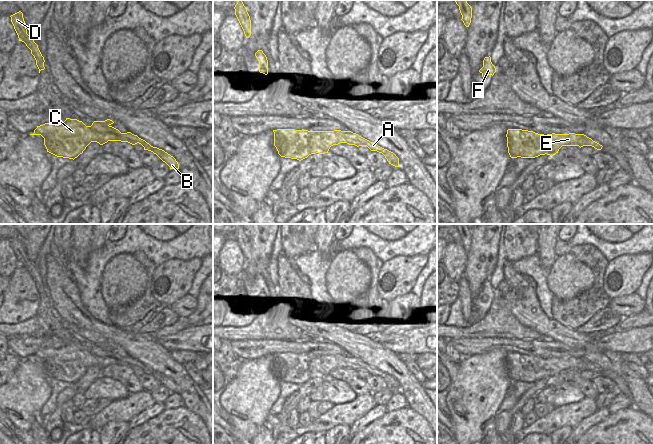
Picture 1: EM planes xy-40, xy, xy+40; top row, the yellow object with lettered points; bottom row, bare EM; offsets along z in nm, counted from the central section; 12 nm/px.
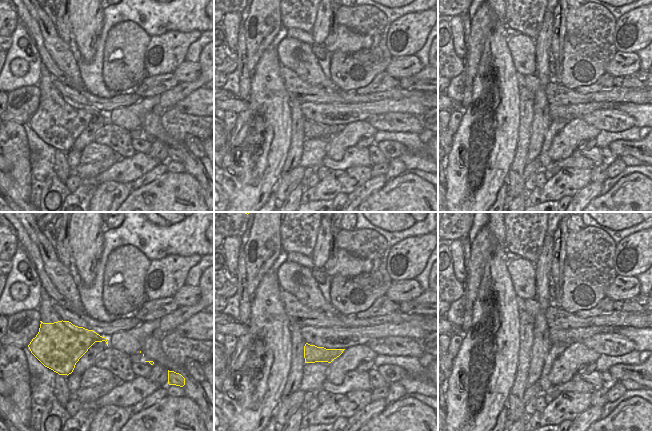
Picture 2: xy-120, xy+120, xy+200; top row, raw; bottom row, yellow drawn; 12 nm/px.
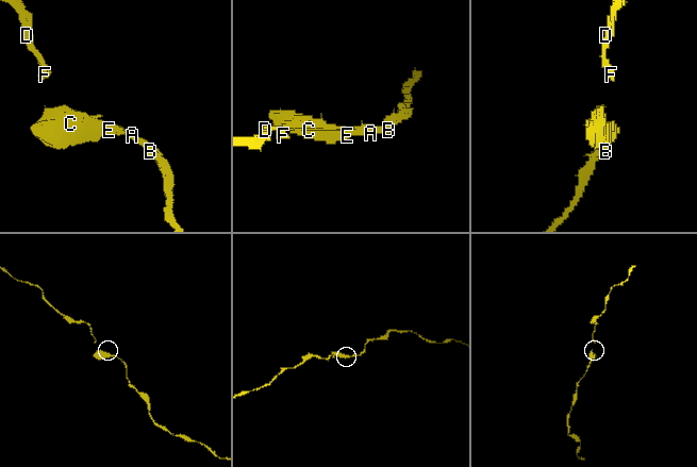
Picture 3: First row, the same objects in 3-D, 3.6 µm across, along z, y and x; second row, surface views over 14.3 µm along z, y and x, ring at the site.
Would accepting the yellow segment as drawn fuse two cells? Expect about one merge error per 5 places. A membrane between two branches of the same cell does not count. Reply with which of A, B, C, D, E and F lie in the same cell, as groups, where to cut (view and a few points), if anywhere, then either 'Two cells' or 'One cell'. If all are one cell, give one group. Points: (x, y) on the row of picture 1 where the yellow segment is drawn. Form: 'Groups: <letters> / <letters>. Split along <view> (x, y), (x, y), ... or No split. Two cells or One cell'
Groups: A B C D E F. No split. One cell

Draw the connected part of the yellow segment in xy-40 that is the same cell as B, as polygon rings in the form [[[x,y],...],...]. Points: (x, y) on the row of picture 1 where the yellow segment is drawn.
[[[66,118],[59,125],[45,123],[37,126],[34,133],[30,135],[41,135],[44,138],[47,152],[57,157],[73,160],[82,154],[91,142],[97,142],[100,145],[108,141],[128,142],[132,145],[139,143],[144,150],[156,154],[170,169],[179,169],[179,164],[173,156],[162,149],[151,146],[131,132],[121,133],[111,126],[113,123],[112,120],[107,119],[94,121],[91,126],[86,126],[82,121]]]

